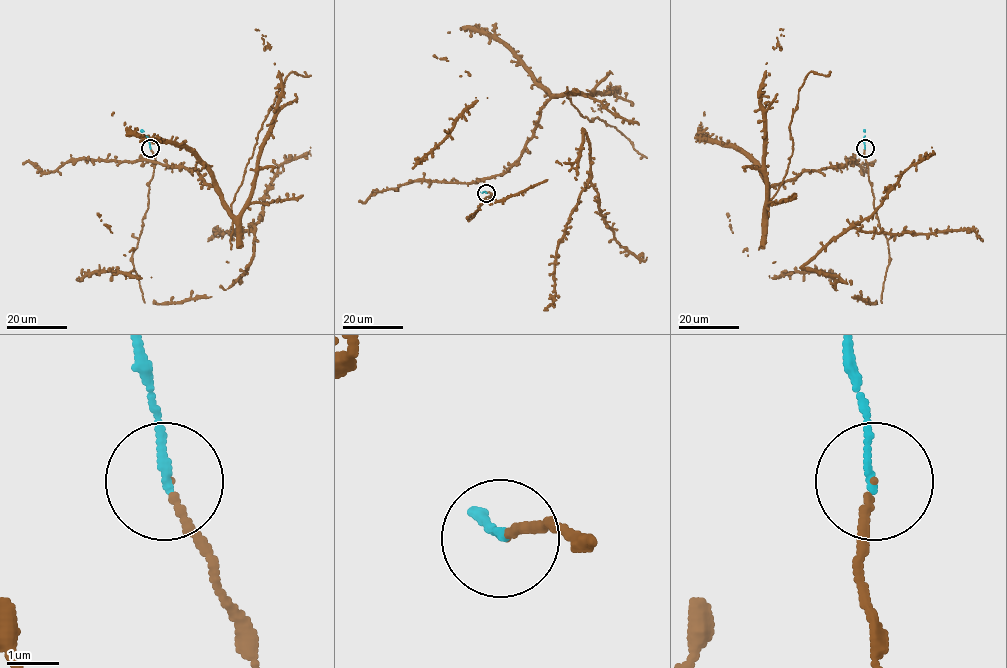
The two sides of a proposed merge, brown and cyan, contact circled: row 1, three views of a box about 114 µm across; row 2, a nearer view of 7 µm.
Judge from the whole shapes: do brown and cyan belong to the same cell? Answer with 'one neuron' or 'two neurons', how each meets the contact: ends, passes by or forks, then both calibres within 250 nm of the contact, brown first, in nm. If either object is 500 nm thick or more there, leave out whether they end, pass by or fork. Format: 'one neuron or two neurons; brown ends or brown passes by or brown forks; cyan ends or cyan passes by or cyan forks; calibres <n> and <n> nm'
one neuron; brown ends; cyan ends; calibres 120 and 130 nm

